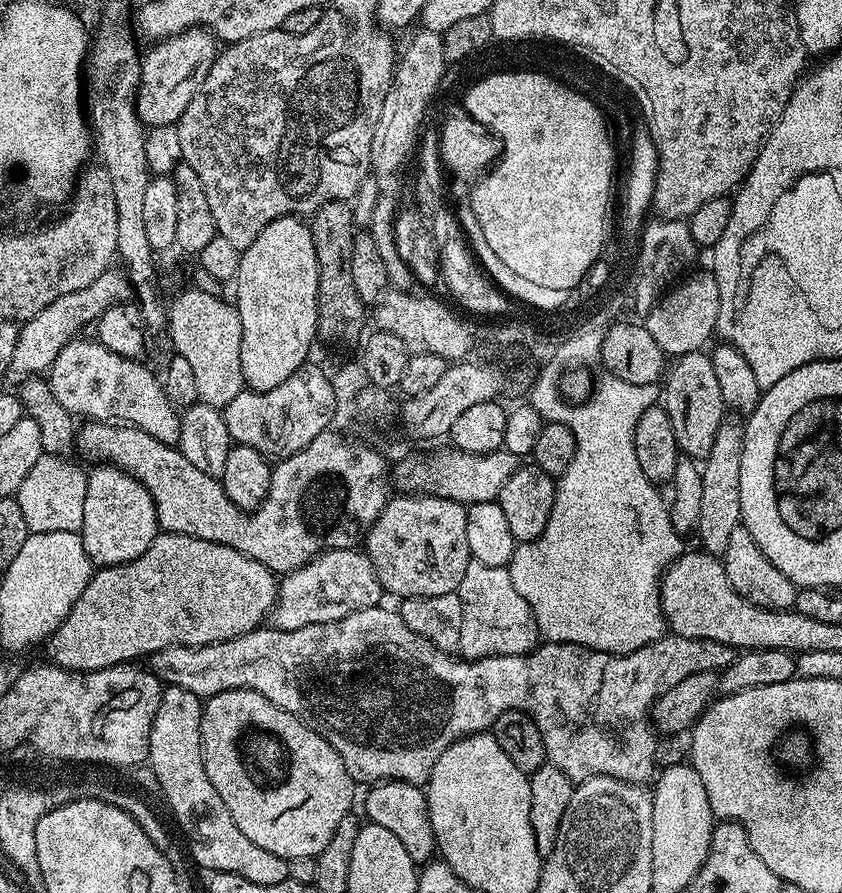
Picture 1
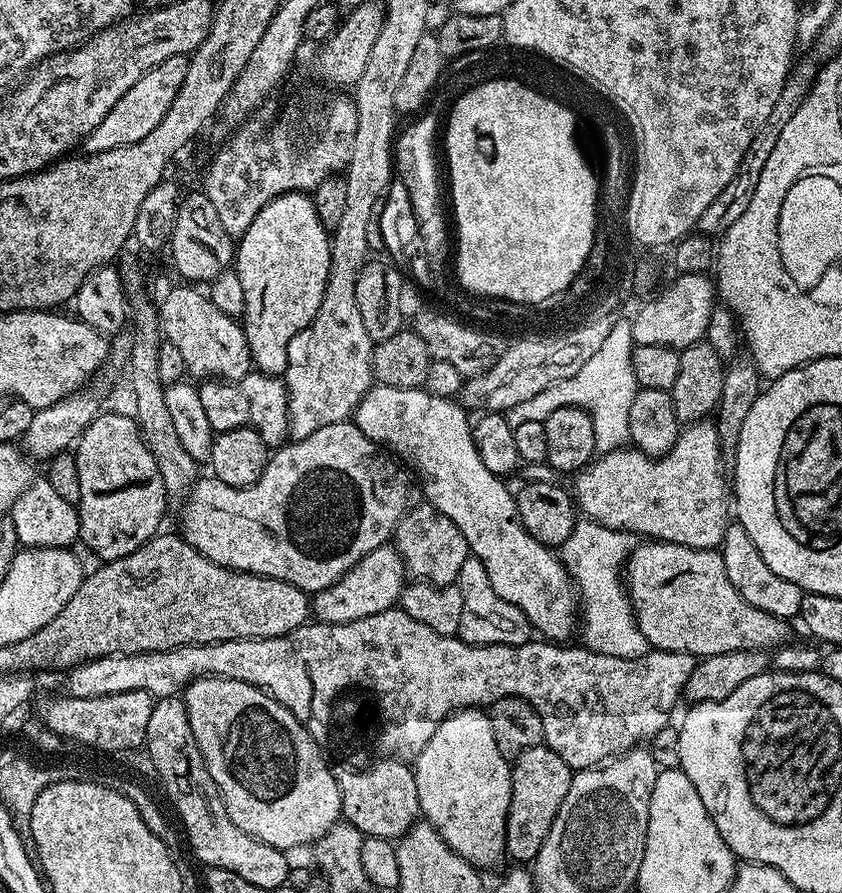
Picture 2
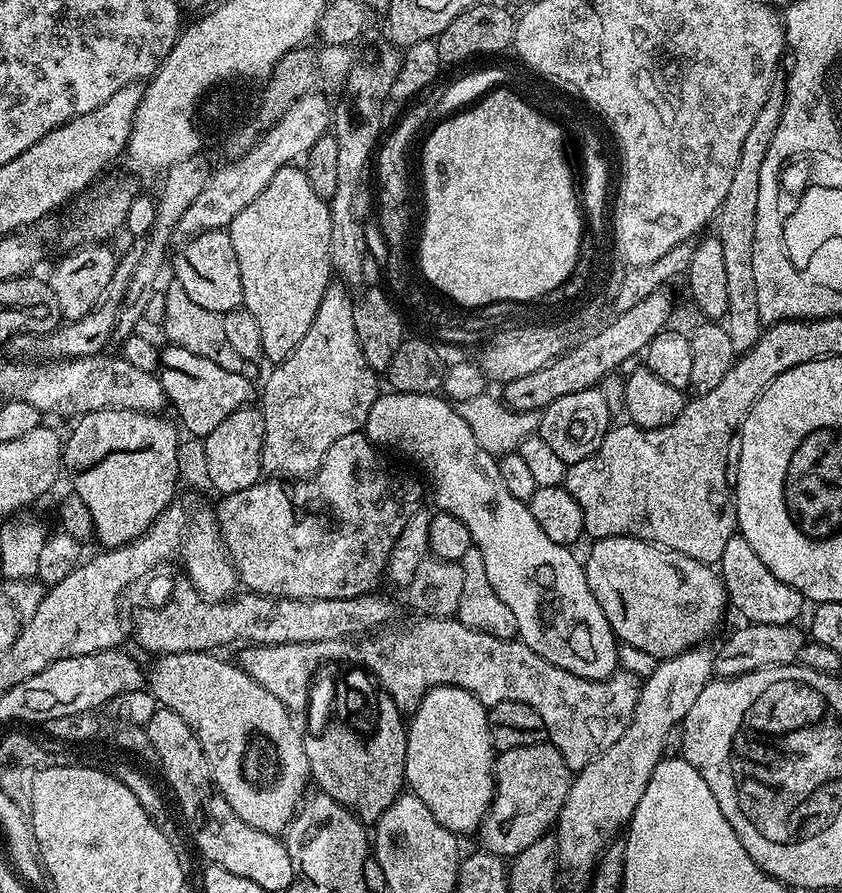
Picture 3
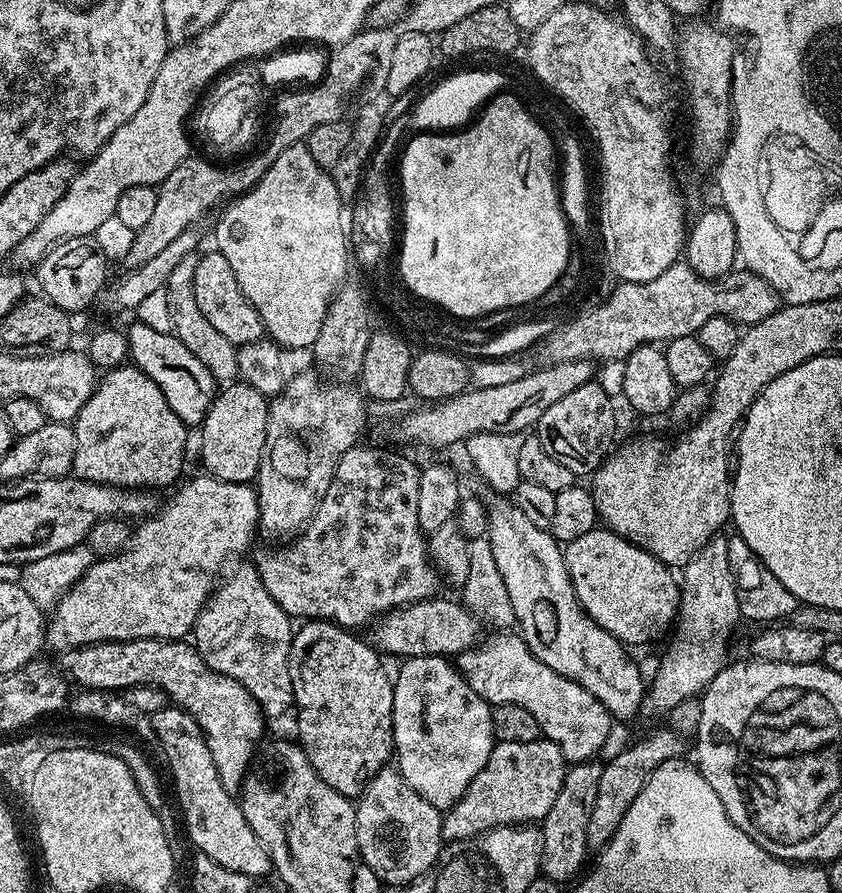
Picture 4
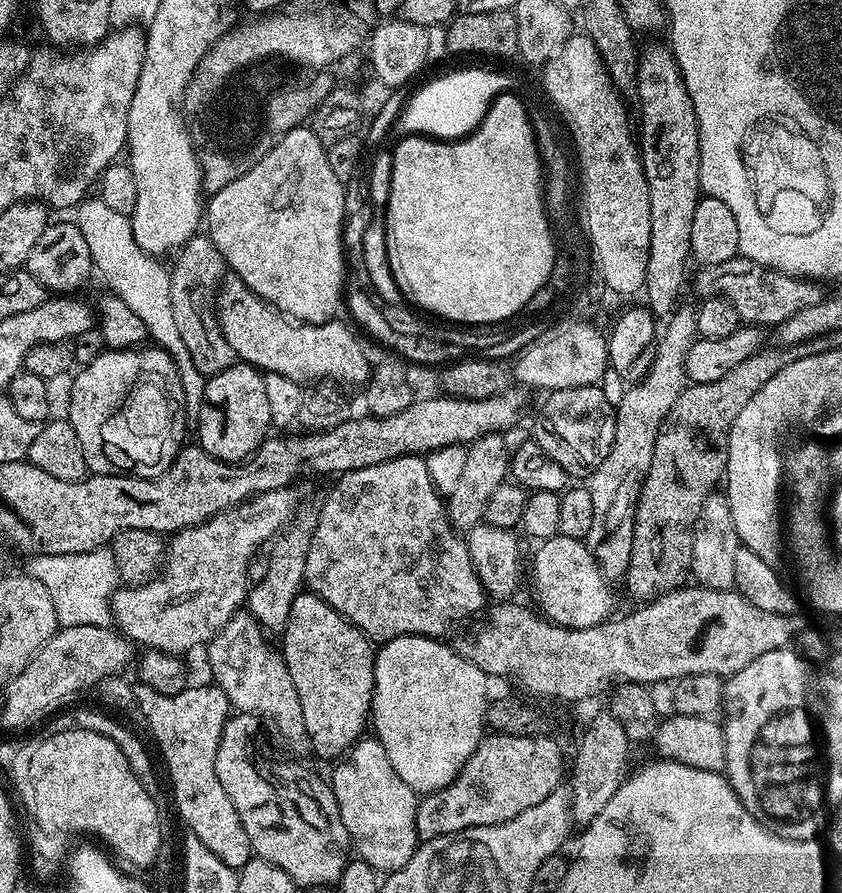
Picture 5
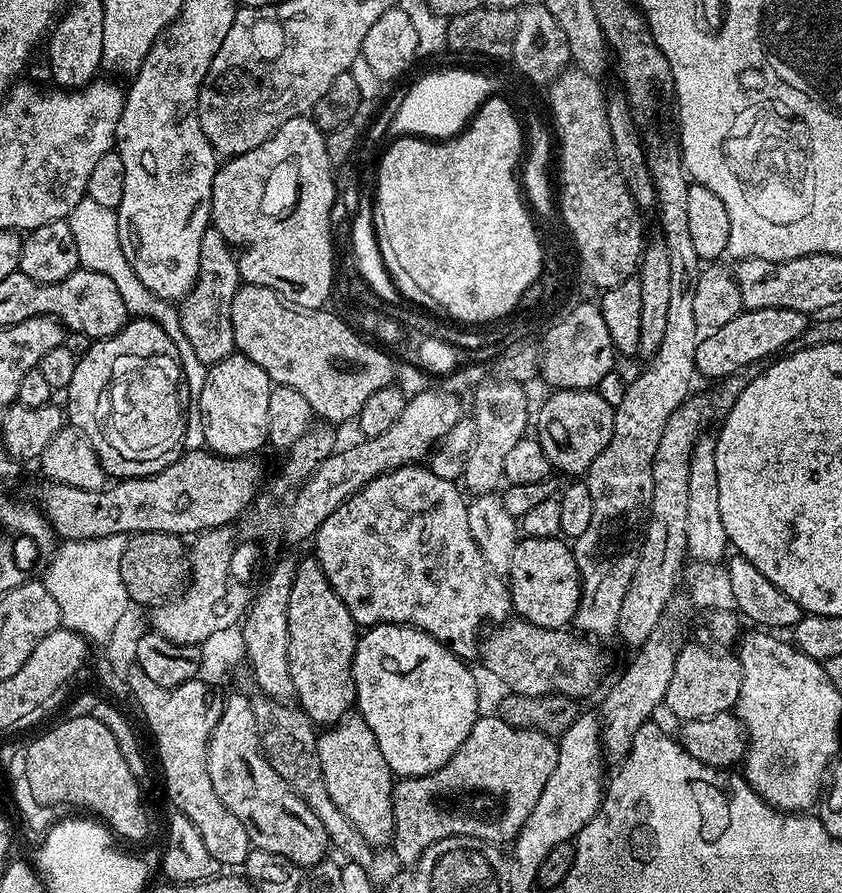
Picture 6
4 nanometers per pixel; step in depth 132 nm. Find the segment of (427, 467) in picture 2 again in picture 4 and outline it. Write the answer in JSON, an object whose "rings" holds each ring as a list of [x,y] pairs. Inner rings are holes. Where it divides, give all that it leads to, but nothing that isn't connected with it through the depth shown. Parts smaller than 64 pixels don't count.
{"rings":[[[507,495],[489,497],[490,550],[494,550],[494,562],[498,562],[502,582],[506,582],[519,635],[528,643],[528,649],[550,670],[590,690],[612,717],[634,715],[646,700],[646,681],[640,677],[639,663],[628,657],[629,649],[620,639],[599,628],[584,613],[574,594],[561,545],[549,529],[532,525]]]}

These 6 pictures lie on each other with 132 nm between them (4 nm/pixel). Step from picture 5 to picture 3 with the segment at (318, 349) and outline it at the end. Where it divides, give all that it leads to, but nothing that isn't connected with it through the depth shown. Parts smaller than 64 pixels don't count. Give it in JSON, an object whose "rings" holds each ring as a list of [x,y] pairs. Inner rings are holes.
{"rings":[[[212,228],[208,232],[200,232],[194,237],[185,239],[176,256],[172,268],[176,271],[175,283],[186,290],[186,295],[202,310],[210,310],[223,314],[241,307],[244,303],[242,294],[242,278],[238,270],[238,254],[234,254],[234,242],[227,231]]]}

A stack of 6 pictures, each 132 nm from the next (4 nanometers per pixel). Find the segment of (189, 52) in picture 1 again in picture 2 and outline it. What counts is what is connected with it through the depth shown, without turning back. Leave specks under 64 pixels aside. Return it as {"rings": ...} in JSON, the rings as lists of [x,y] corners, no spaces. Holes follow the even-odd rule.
{"rings":[[[188,56],[166,58],[166,62],[154,66],[154,70],[134,82],[134,86],[130,86],[130,90],[126,90],[126,94],[122,94],[122,98],[114,102],[114,110],[110,110],[110,114],[106,114],[106,118],[102,118],[98,126],[94,126],[91,134],[84,137],[82,148],[85,148],[85,153],[105,152],[120,144],[133,144],[146,138],[146,134],[150,134],[150,130],[154,130],[154,126],[158,126],[158,122],[166,118],[166,110],[170,110],[170,102],[174,102],[182,86],[182,78],[186,78],[187,69]]]}

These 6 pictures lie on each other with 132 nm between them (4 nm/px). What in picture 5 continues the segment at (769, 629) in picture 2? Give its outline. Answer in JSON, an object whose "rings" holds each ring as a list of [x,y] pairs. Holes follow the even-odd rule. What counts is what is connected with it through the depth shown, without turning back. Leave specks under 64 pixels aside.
{"rings":[[[555,536],[549,540],[541,540],[535,545],[536,553],[532,556],[532,588],[536,591],[536,600],[540,603],[539,611],[553,624],[562,628],[589,628],[595,624],[603,624],[613,615],[613,585],[600,573],[598,562],[593,558],[584,540],[575,540],[565,536]]]}

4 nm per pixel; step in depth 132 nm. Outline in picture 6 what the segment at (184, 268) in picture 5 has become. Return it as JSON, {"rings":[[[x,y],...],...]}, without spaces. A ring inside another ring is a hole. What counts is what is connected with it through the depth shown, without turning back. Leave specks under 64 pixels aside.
{"rings":[[[209,226],[206,234],[202,234],[202,250],[198,250],[196,285],[188,291],[178,308],[182,332],[186,334],[186,339],[199,361],[207,366],[222,362],[222,358],[236,352],[230,306],[241,283],[237,253],[215,226]]]}

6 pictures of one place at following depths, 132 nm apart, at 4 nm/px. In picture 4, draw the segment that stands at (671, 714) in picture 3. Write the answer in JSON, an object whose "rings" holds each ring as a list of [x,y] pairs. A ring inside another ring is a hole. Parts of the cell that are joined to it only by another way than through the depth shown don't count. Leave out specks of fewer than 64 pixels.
{"rings":[[[723,535],[714,537],[694,558],[690,558],[688,564],[683,565],[679,573],[678,583],[680,585],[680,611],[675,621],[676,637],[672,645],[665,650],[660,660],[658,674],[647,685],[646,704],[656,712],[672,712],[678,706],[678,702],[699,697],[707,688],[708,683],[722,671],[725,664],[729,663],[728,638],[732,627],[741,623],[740,607],[738,606],[738,594],[734,586],[734,574],[730,570],[730,550],[727,539]]]}

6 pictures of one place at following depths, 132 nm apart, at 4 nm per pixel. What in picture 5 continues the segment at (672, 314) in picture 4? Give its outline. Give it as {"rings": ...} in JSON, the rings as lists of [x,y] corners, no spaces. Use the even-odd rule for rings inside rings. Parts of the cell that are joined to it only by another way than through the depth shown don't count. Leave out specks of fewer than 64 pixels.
{"rings":[[[737,255],[730,262],[722,262],[718,266],[701,267],[696,276],[697,297],[723,296],[738,310],[741,321],[748,326],[779,326],[786,322],[798,310],[806,310],[806,306],[814,306],[814,302],[825,299],[821,285],[815,280],[806,280],[802,276],[791,276],[773,268],[762,266],[758,262]]]}

